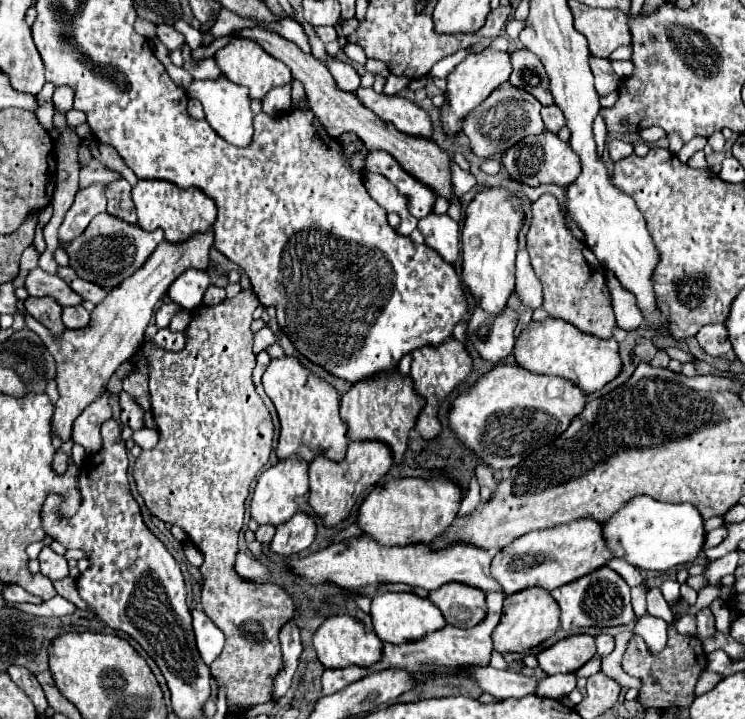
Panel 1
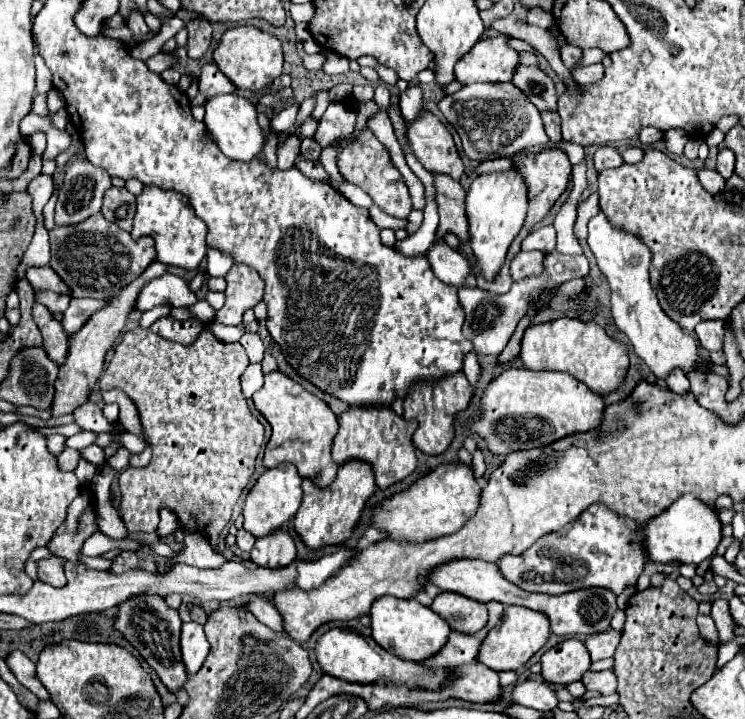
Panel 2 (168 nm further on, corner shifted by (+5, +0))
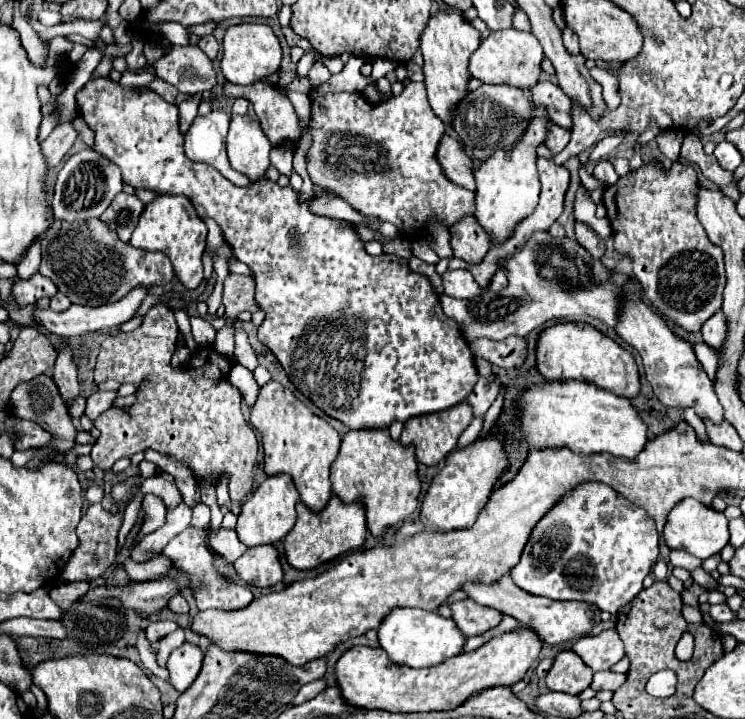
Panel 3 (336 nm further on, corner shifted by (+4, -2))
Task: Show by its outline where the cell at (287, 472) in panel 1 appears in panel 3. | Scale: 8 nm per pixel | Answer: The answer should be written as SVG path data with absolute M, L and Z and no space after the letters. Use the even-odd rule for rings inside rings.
M289 475L267 477L241 505L241 513L237 517L237 527L235 527L239 541L245 543L247 547L273 545L273 543L281 541L295 525L297 501L299 501L299 493Z

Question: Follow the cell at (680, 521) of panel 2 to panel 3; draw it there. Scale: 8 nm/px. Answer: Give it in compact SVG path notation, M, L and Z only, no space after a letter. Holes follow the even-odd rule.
M683 499L679 501L671 515L667 517L667 525L663 531L663 537L669 545L669 549L687 549L697 559L707 559L715 553L719 553L729 543L729 531L727 531L727 517L695 499Z

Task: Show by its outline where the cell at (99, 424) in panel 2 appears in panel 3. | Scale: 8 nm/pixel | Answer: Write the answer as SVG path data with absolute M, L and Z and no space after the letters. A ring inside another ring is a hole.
M97 391L97 393L93 393L93 395L87 399L85 415L95 421L101 413L105 413L105 411L113 405L115 397L117 397L117 391Z

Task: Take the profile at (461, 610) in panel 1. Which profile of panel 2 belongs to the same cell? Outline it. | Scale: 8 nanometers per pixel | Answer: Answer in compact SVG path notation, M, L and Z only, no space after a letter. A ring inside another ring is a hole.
M442 591L440 595L436 595L430 609L444 617L450 629L462 633L476 633L488 621L488 611L484 603L452 591Z

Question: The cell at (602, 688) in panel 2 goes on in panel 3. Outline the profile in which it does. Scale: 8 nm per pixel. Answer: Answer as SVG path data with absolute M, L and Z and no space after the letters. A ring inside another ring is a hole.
M599 671L599 673L593 675L591 689L609 689L609 691L615 691L615 689L621 687L623 683L625 683L625 675L623 675L623 673Z

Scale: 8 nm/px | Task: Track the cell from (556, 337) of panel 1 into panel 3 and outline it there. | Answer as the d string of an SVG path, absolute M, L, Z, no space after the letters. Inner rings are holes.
M557 323L545 329L537 341L537 369L545 381L587 381L627 399L641 389L633 355L587 323Z

